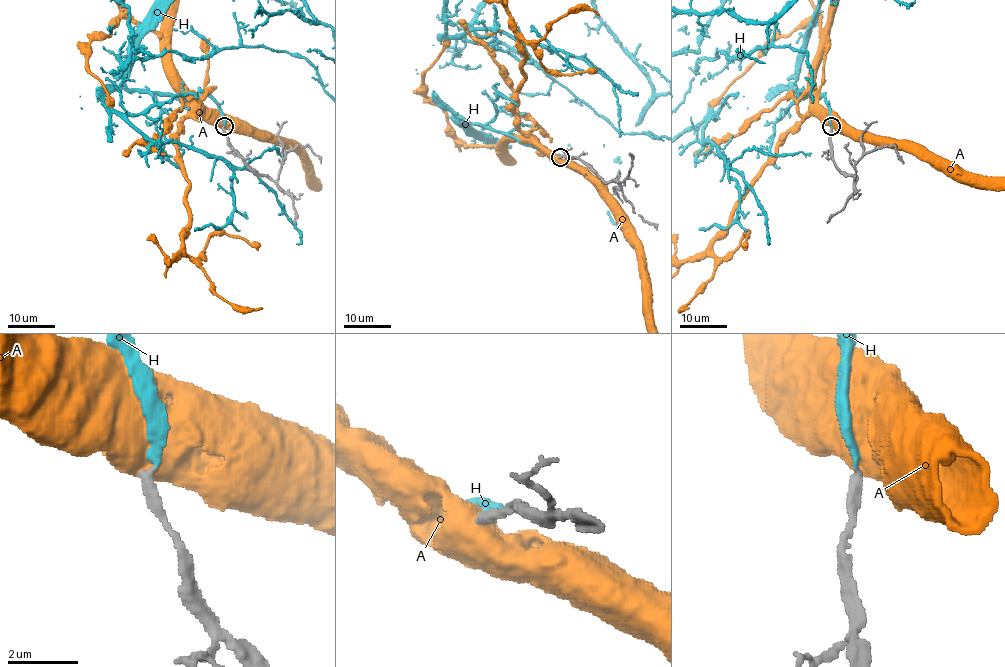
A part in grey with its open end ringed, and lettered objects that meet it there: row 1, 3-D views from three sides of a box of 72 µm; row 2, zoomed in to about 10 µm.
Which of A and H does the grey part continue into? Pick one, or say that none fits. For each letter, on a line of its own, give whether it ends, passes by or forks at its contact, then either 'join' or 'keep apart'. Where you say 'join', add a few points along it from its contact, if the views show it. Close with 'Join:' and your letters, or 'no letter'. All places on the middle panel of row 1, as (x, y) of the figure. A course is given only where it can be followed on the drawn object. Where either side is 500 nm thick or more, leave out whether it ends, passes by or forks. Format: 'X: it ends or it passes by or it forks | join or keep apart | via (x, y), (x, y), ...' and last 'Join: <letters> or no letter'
A: keep apart
H: it ends | join
Join: H

